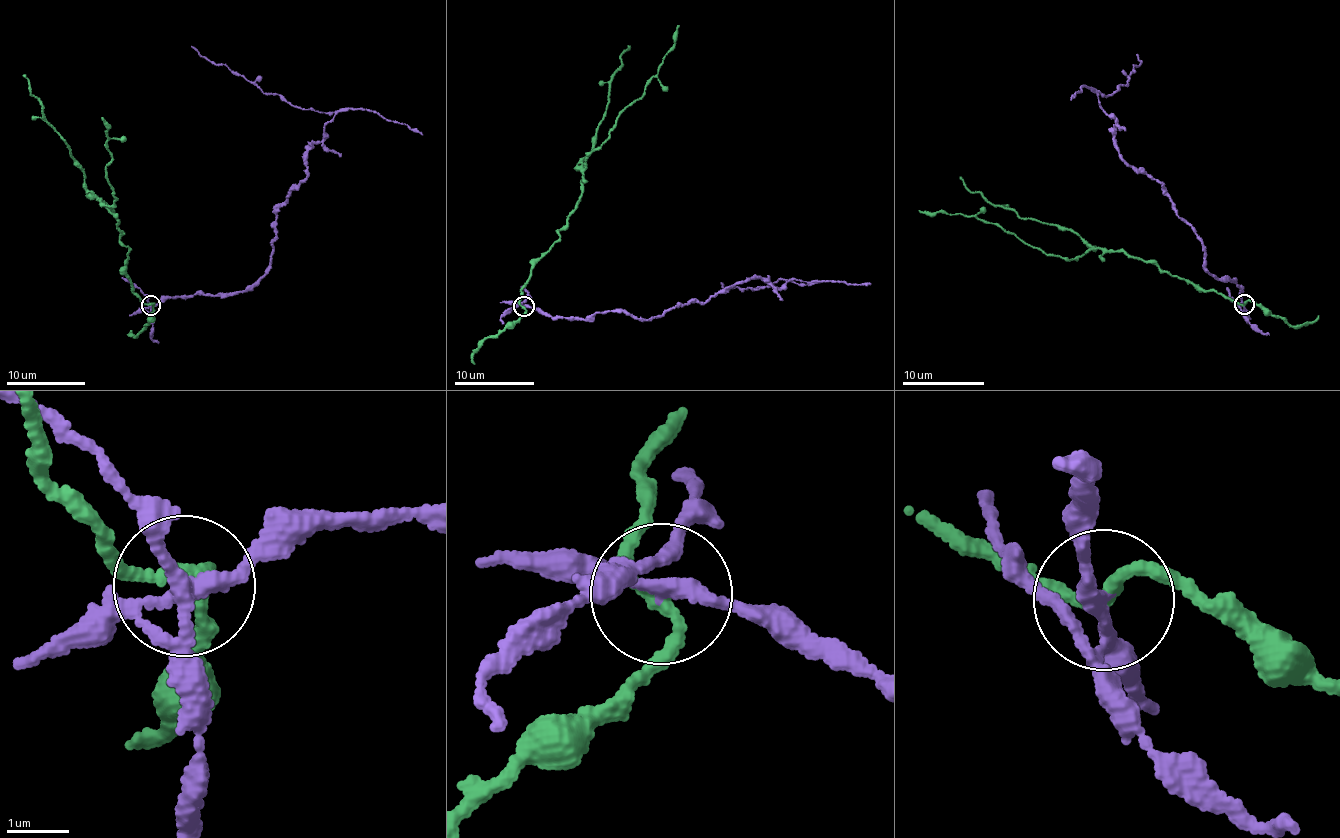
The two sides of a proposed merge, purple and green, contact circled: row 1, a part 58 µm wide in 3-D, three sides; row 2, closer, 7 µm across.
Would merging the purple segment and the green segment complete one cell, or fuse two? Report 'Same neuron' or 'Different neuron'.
Different neuron

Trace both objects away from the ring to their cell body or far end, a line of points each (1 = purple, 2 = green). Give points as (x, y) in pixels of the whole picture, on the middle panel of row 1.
1: (524, 307), (655, 318), (747, 280), (778, 290), (806, 282), (741, 291), (721, 282)
2: (524, 307), (531, 264), (560, 238), (576, 208), (586, 158), (619, 113), (642, 96), (679, 24)

